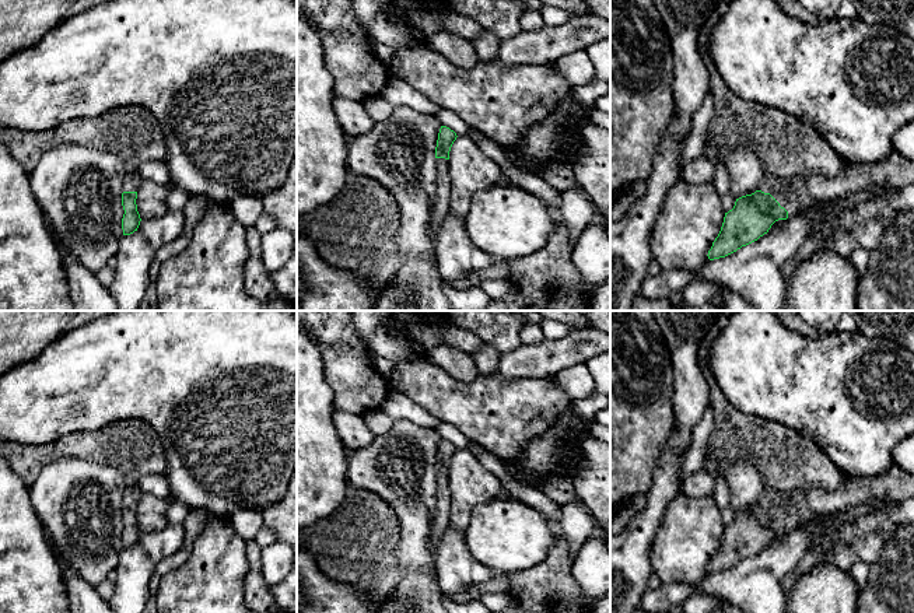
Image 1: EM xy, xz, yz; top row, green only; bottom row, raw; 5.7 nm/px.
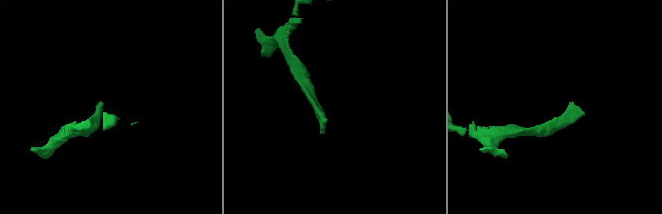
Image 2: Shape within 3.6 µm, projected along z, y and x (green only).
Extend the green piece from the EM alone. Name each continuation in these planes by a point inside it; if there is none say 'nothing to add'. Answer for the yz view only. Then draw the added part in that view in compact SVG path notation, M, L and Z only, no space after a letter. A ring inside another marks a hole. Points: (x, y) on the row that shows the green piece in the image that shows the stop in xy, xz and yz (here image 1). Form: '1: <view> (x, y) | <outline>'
1: yz (795, 193) | M893 153L875 164L845 162L844 172L837 178L823 175L781 178L767 174L759 190L770 193L788 211L788 217L792 217L816 200L836 200L875 185L897 189L913 182L914 161Z

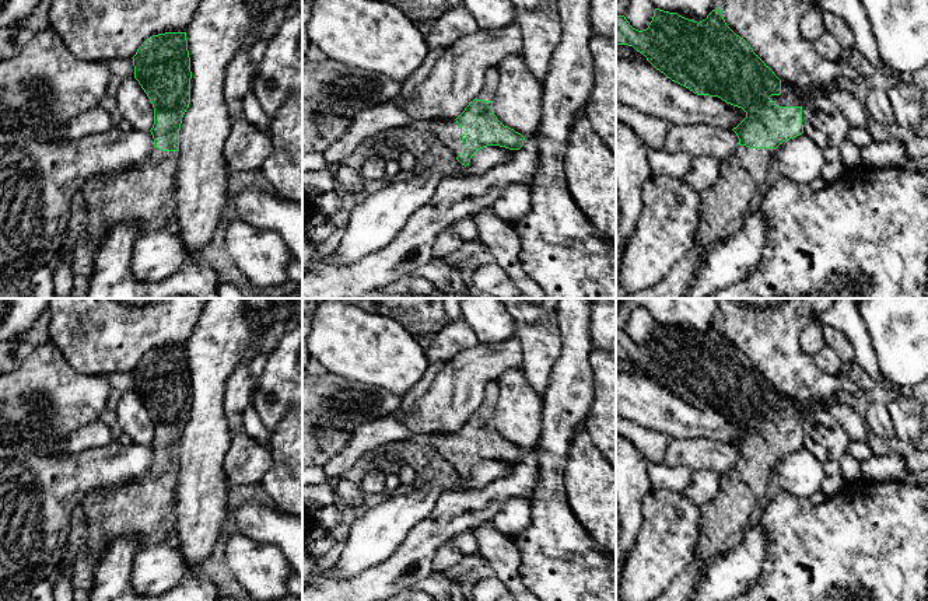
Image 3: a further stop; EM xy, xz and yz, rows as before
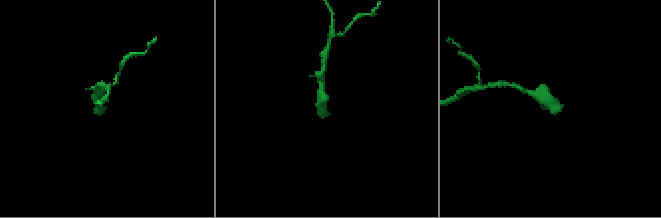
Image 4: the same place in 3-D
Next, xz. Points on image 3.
1: xz (448, 130) | M456 120L430 122L430 130L433 130L441 141L452 150L454 156L458 157L461 153L462 134Z

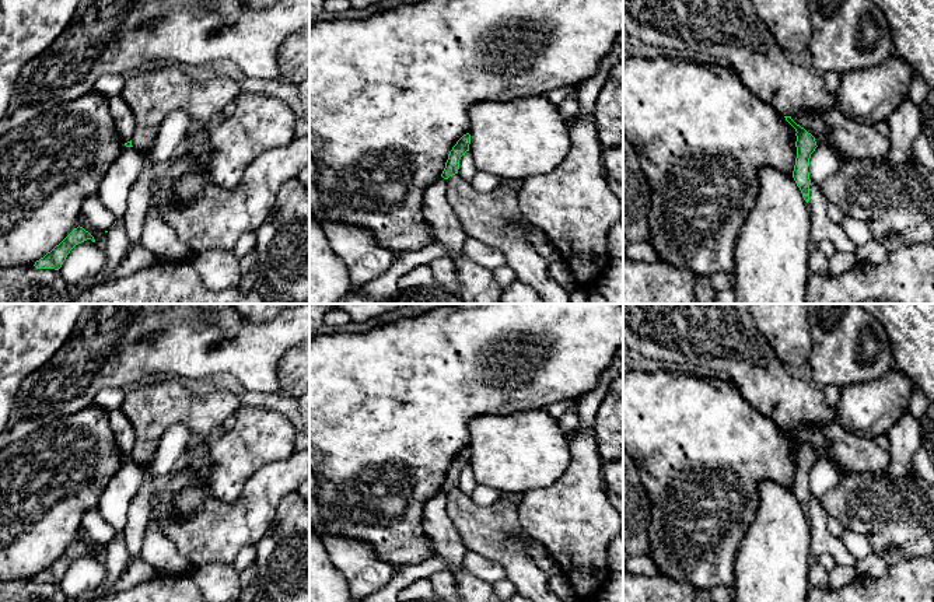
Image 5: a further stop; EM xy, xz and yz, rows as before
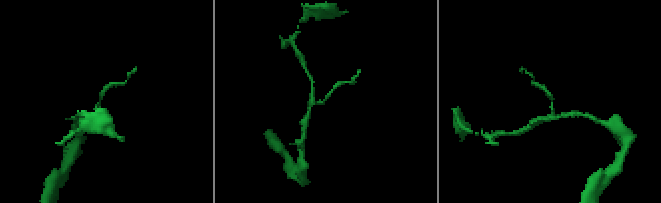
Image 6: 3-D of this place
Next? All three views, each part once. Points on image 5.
nothing to add

